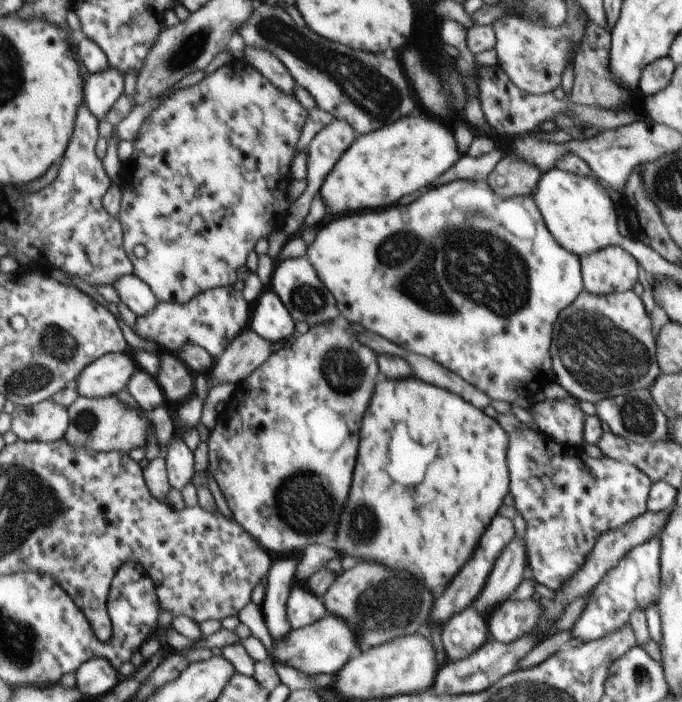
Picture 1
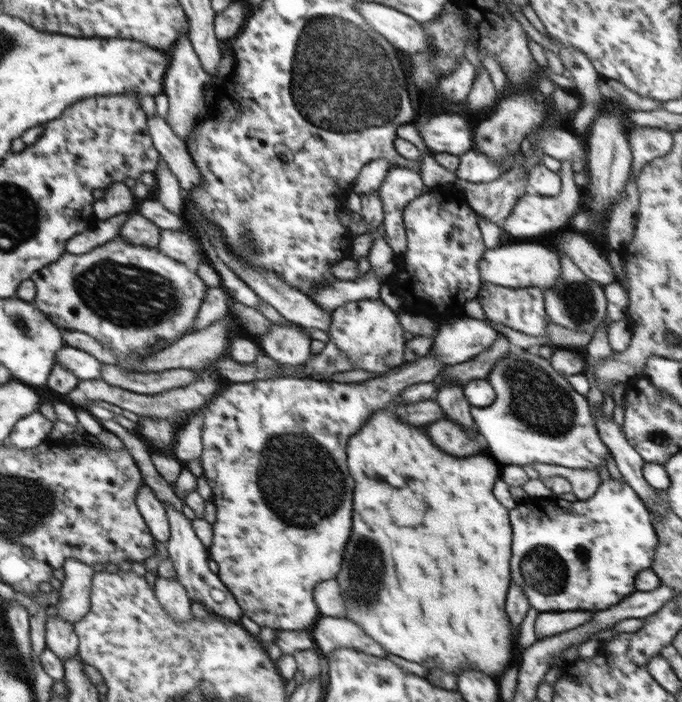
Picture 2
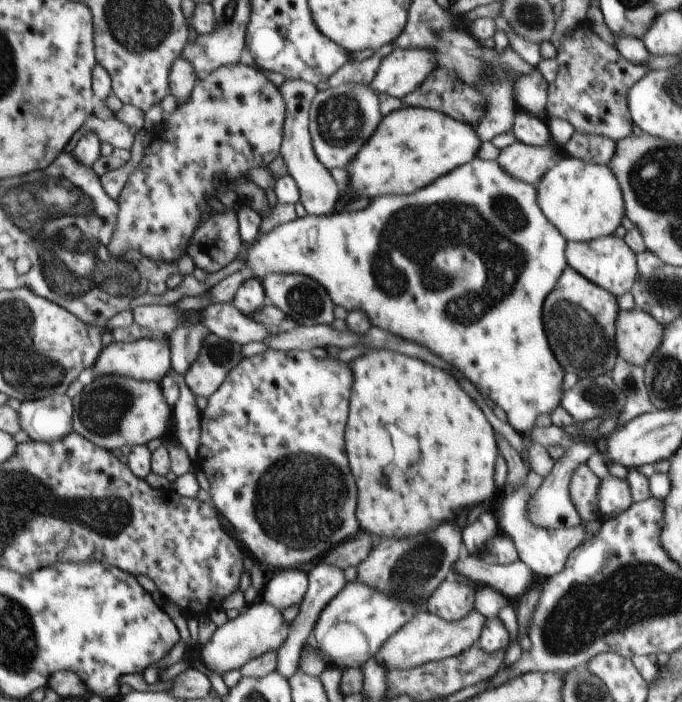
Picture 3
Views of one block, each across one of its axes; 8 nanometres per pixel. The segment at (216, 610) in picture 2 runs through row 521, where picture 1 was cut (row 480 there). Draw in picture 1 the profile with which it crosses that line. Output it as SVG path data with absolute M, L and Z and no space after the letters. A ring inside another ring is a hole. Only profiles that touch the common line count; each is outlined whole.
M174 436L174 440L166 450L165 462L170 486L181 491L184 486L191 482L195 472L192 450L188 448L182 438Z

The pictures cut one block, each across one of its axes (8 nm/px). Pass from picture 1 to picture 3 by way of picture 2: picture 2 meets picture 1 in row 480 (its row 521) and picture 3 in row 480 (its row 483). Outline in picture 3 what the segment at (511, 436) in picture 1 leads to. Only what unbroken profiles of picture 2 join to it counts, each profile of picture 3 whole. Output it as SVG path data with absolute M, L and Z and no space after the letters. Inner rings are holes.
M611 474L609 478L601 481L598 497L597 506L601 518L606 514L620 515L634 502L627 481L615 478Z

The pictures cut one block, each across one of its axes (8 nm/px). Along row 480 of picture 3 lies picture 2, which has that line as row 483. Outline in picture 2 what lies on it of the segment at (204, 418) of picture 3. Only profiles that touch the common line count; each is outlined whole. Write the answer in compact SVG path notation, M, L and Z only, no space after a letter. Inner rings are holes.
M425 354L420 358L390 369L388 372L379 374L377 377L359 383L339 383L327 379L316 380L310 376L298 378L294 376L276 376L273 379L255 379L247 383L227 383L206 404L204 409L204 421L202 423L201 440L203 450L201 455L201 466L204 476L208 480L212 495L210 501L217 506L217 519L213 526L212 544L208 548L209 559L216 561L220 567L221 581L234 595L238 606L244 616L259 624L260 627L273 628L276 631L305 630L312 628L322 616L314 598L312 598L316 582L334 578L340 572L340 564L344 560L344 546L350 538L352 530L352 498L355 482L349 473L347 466L346 444L352 435L356 435L364 423L381 408L393 405L395 396L398 396L407 386L418 383L432 382L444 368L435 354Z

